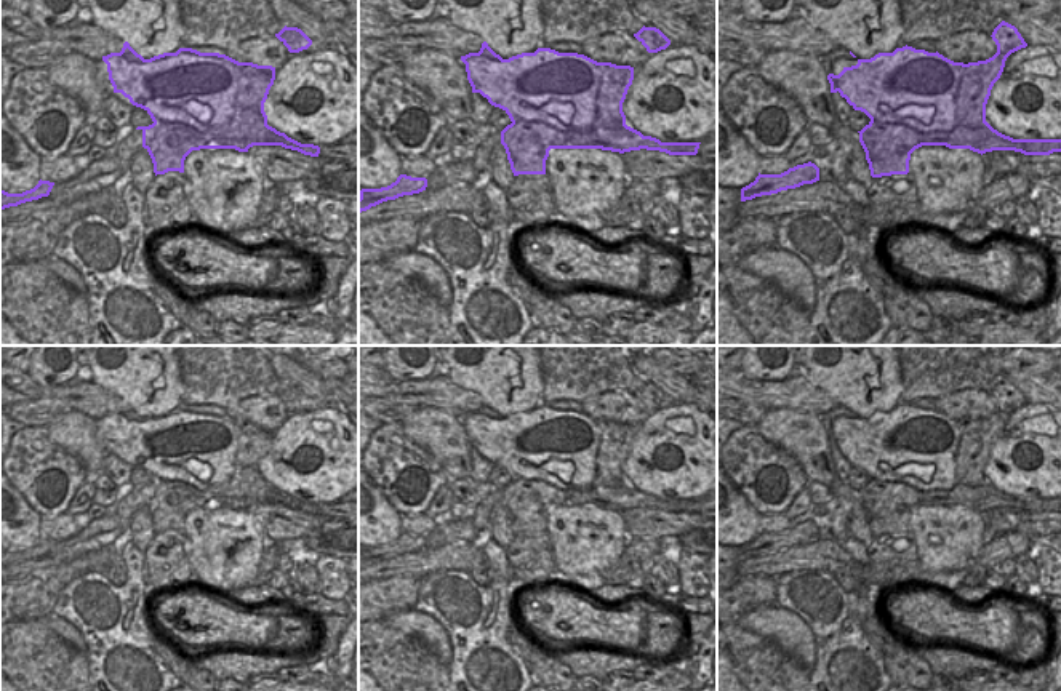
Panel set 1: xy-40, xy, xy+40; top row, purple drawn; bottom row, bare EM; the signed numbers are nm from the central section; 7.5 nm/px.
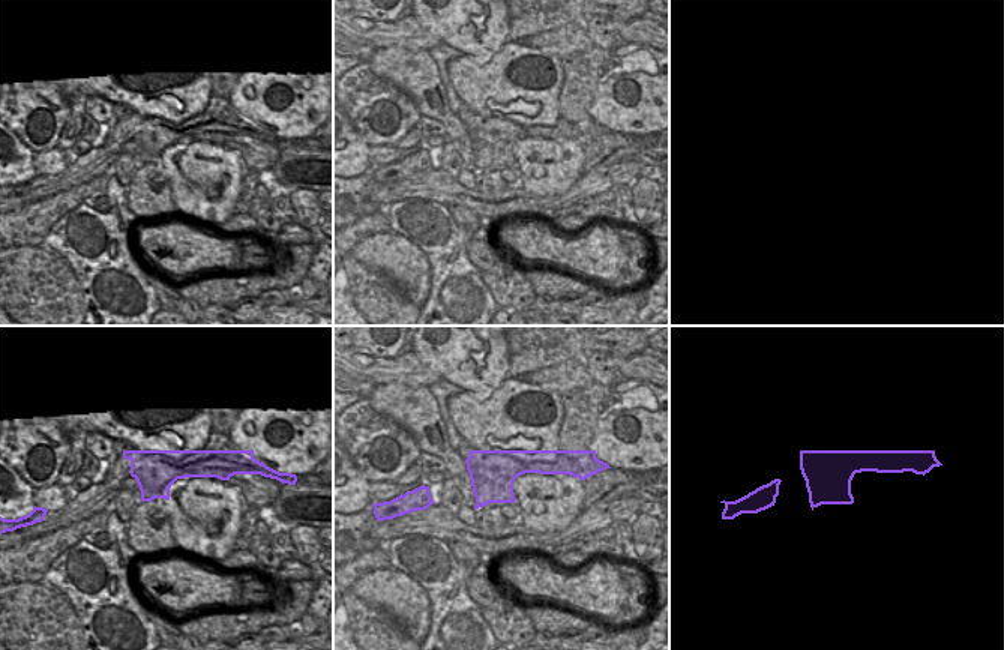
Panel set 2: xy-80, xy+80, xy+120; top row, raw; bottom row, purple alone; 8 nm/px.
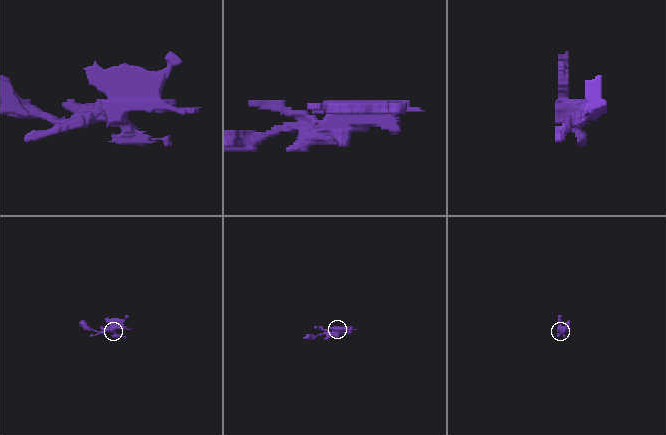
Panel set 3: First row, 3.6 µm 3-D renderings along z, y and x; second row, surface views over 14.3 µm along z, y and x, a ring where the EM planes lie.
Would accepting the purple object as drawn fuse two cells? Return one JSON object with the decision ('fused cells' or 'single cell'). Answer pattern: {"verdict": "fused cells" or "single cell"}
{"verdict": "fused cells"}

